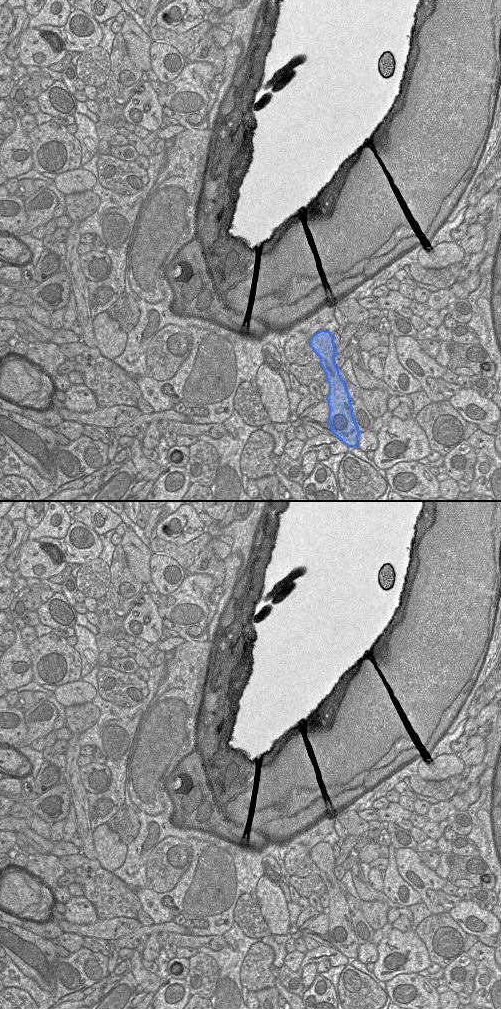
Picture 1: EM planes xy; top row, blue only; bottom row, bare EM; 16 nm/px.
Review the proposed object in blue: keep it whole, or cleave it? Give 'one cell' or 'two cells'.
one cell

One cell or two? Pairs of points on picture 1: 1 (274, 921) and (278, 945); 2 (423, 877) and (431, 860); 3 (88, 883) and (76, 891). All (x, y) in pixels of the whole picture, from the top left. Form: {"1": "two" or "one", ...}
{"1": "two", "2": "two", "3": "two"}

